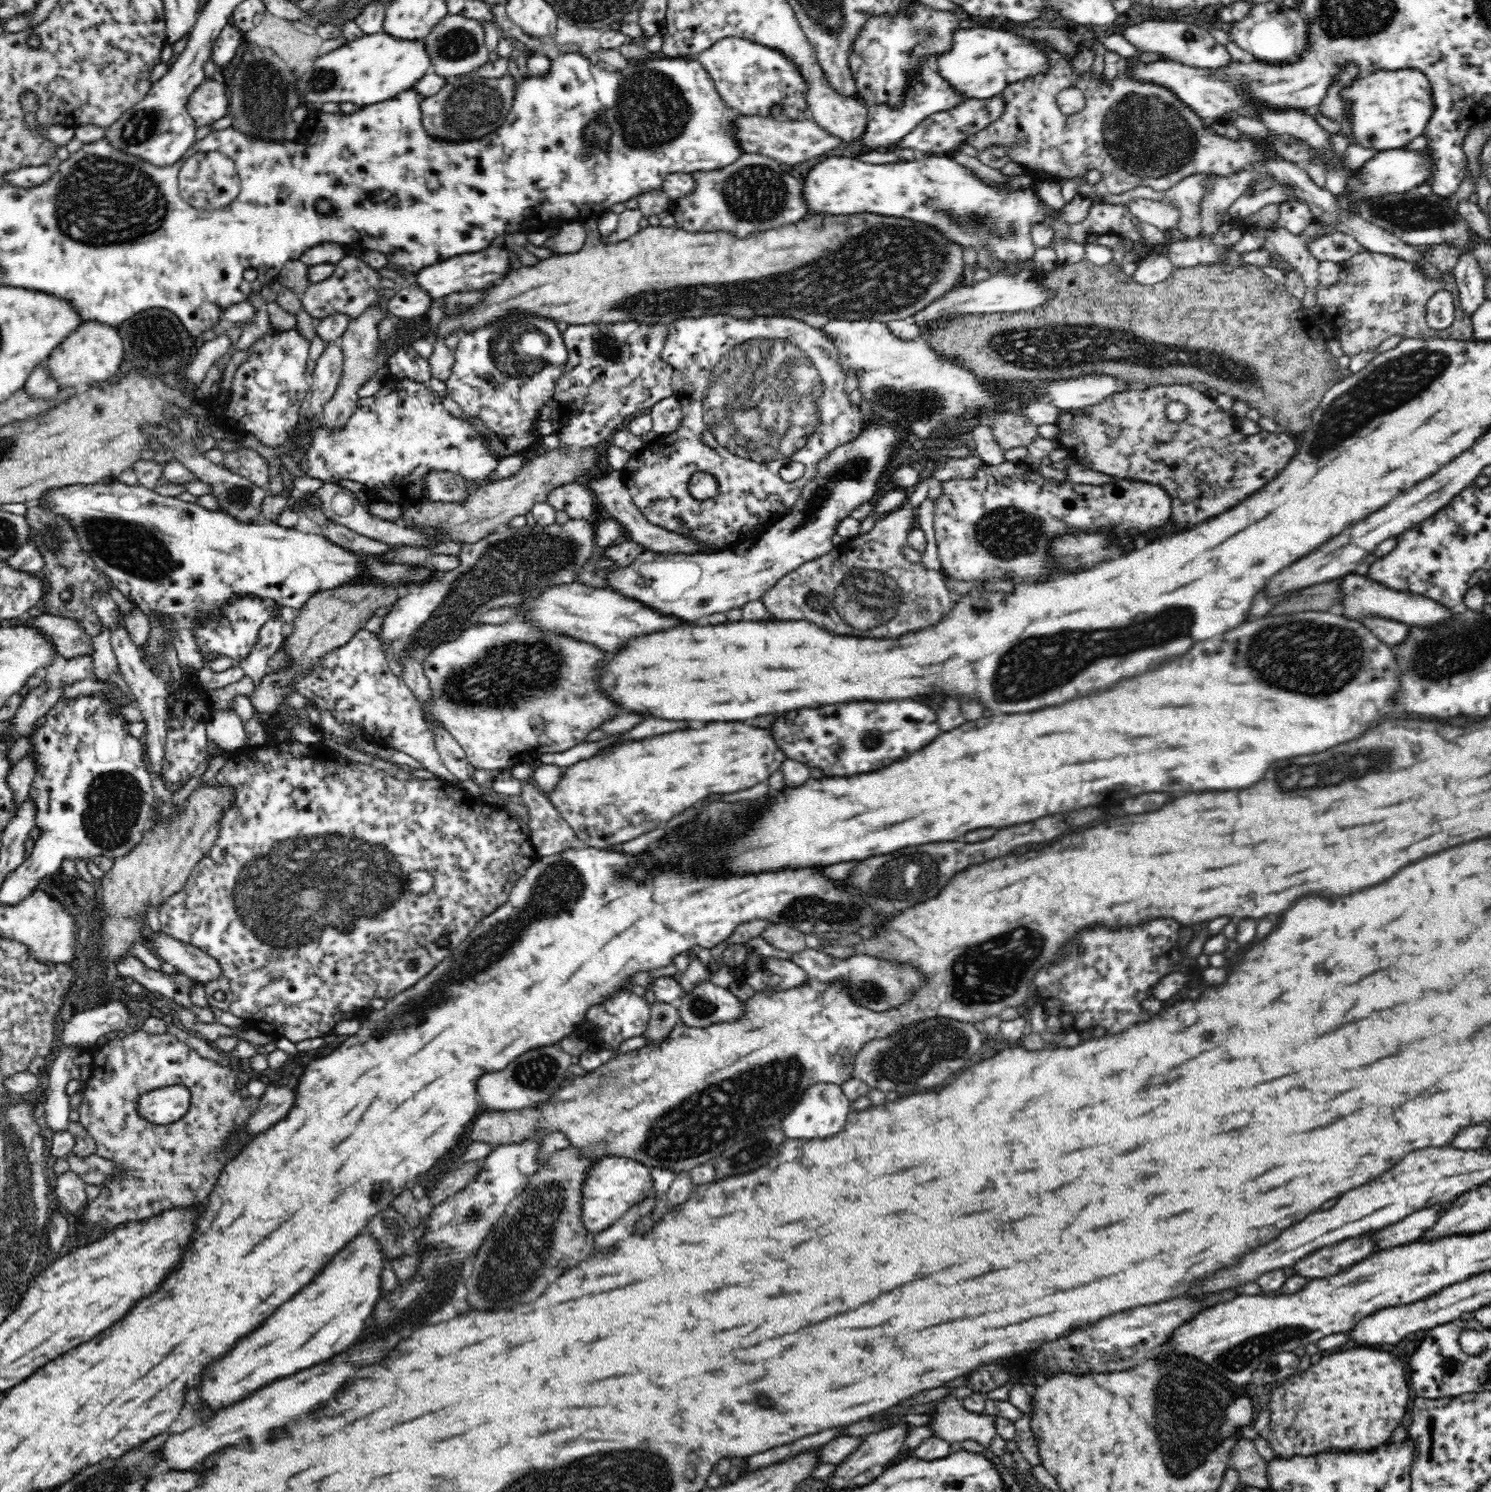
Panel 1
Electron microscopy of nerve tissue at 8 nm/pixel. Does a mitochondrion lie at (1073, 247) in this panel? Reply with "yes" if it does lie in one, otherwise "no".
no

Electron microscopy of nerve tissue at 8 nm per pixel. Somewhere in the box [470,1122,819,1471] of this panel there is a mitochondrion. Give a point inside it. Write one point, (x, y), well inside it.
(519, 1253)

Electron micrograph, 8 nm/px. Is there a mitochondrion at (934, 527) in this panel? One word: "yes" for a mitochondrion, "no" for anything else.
no

